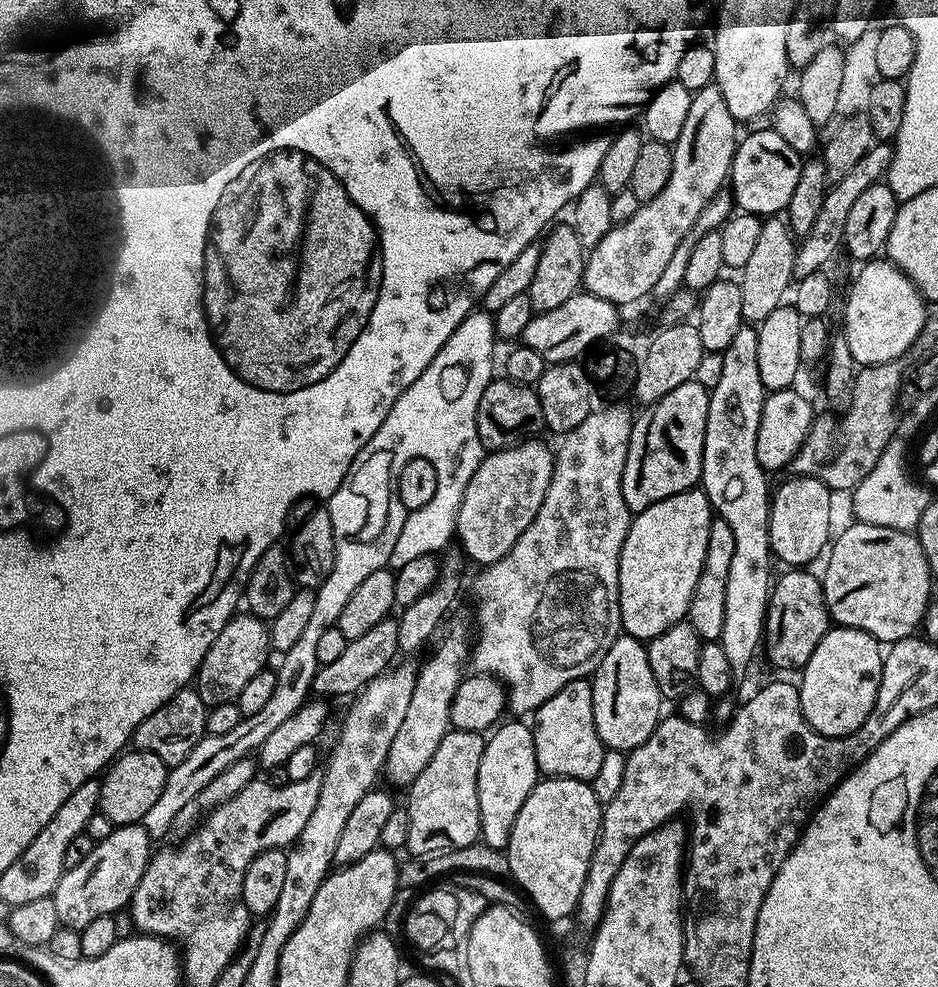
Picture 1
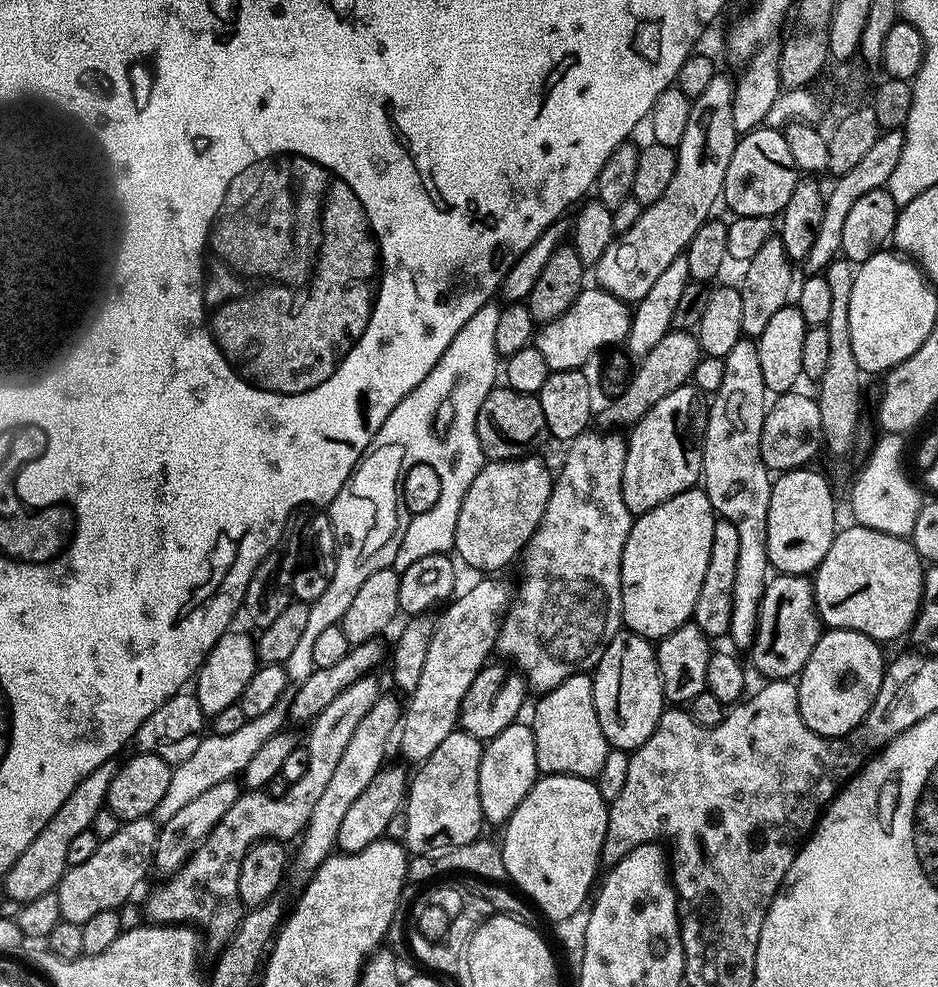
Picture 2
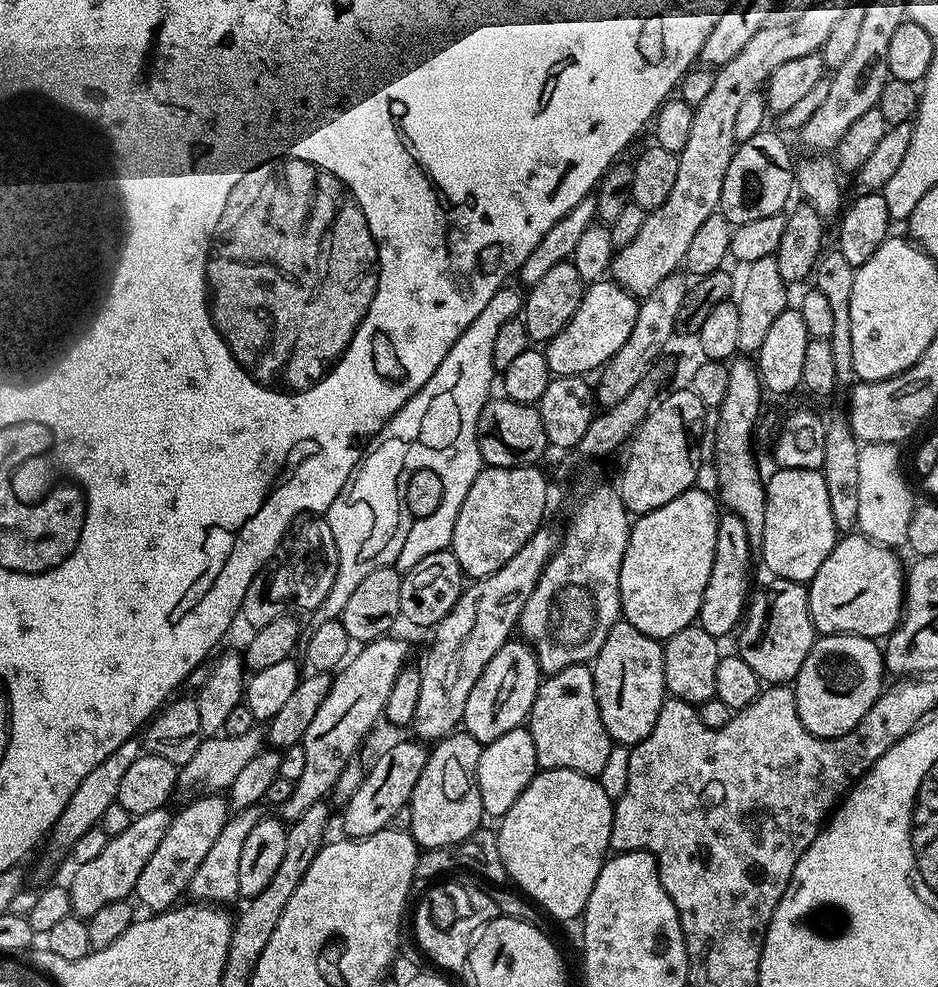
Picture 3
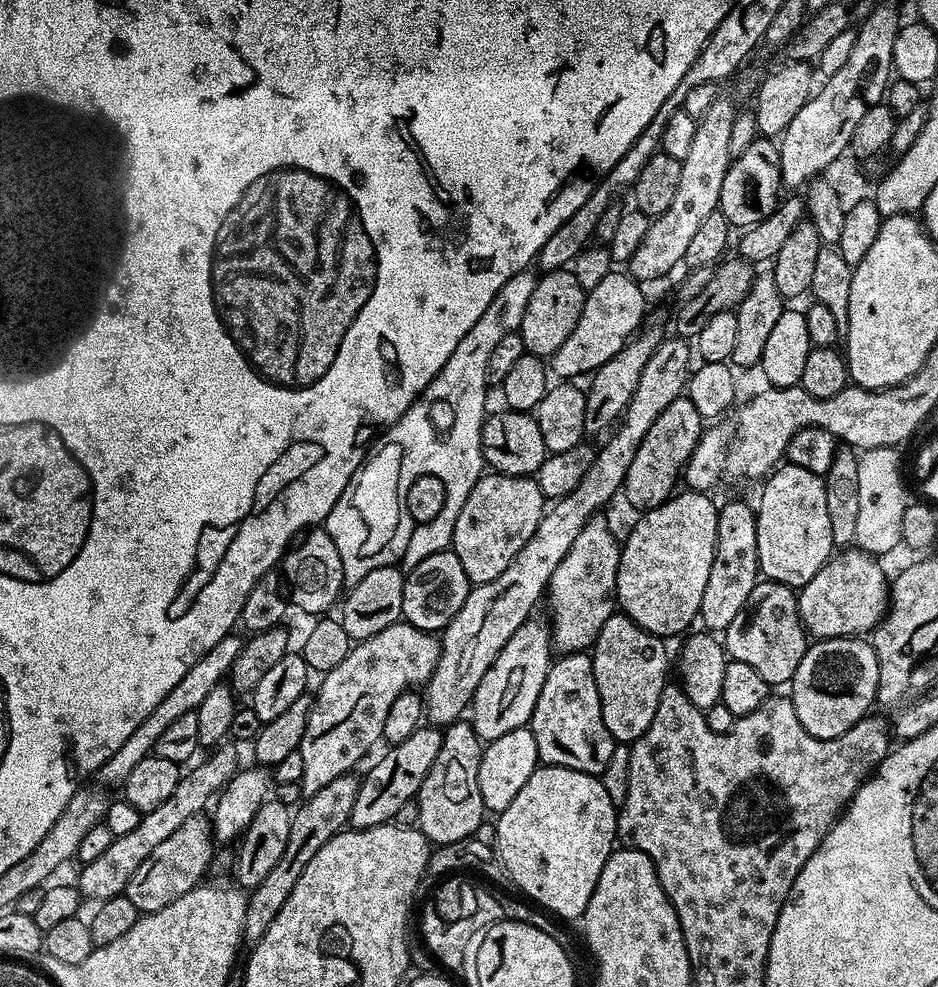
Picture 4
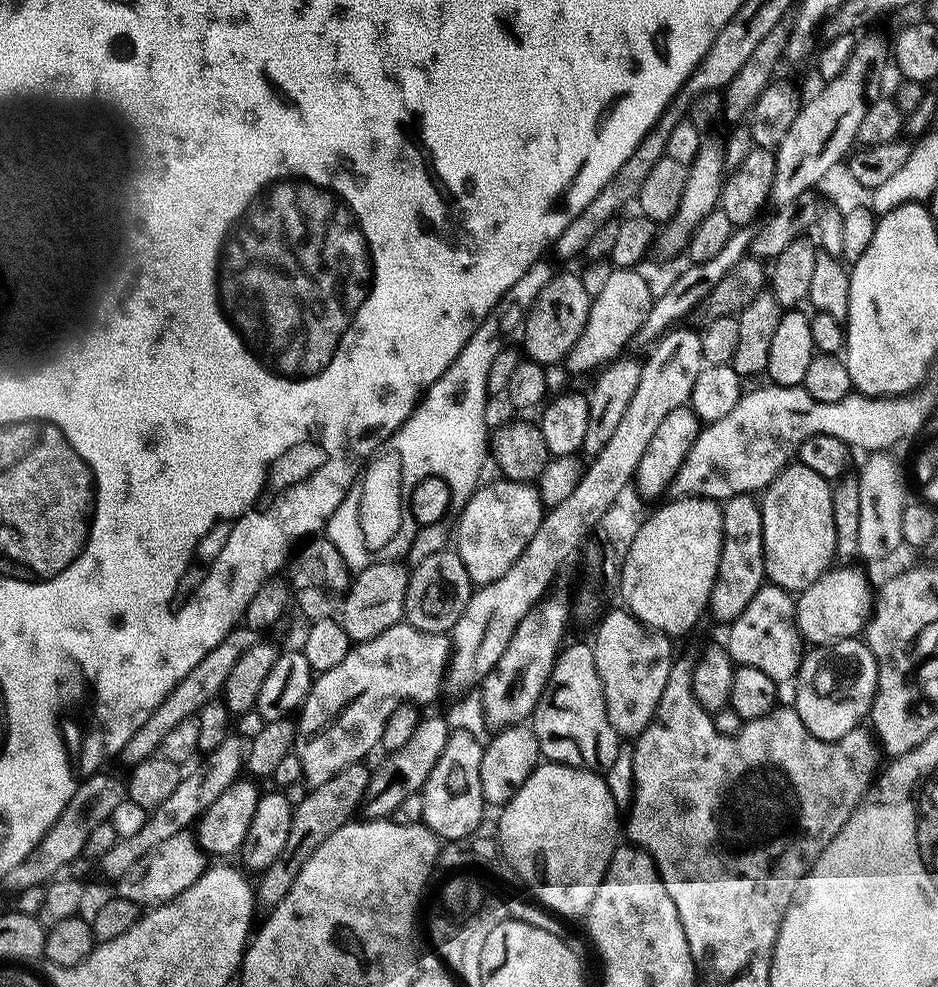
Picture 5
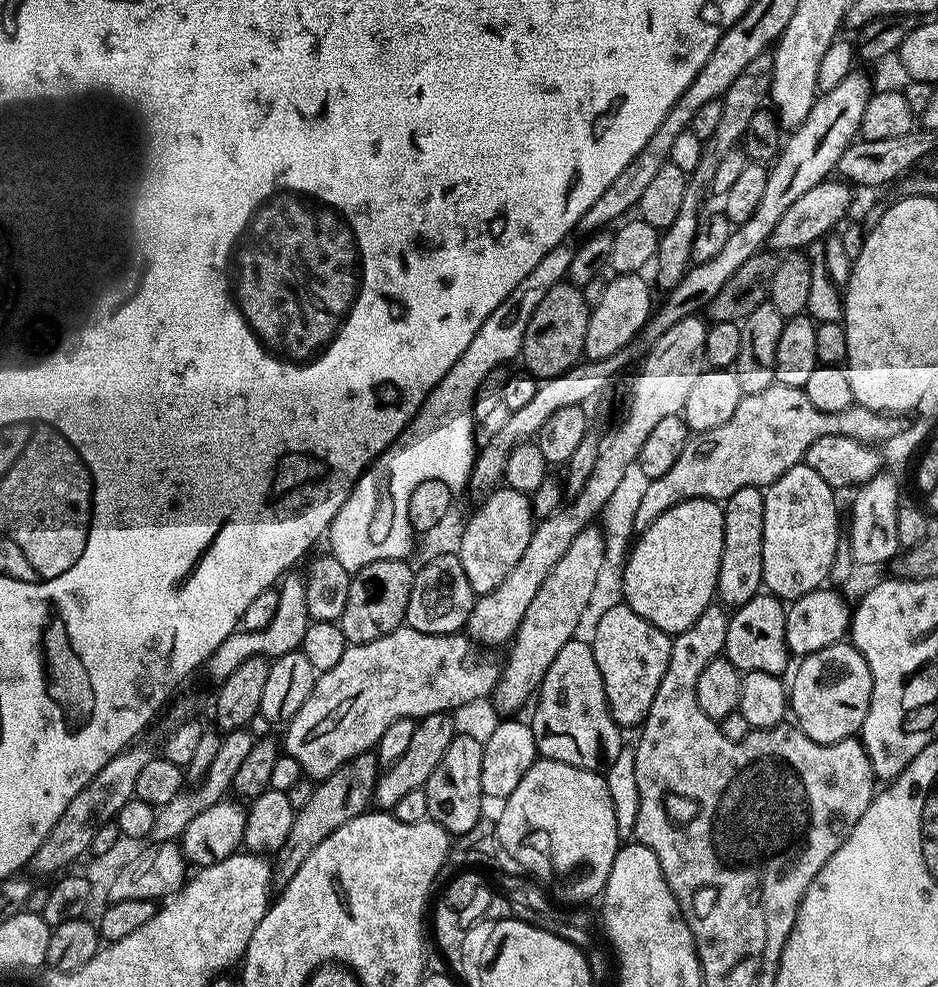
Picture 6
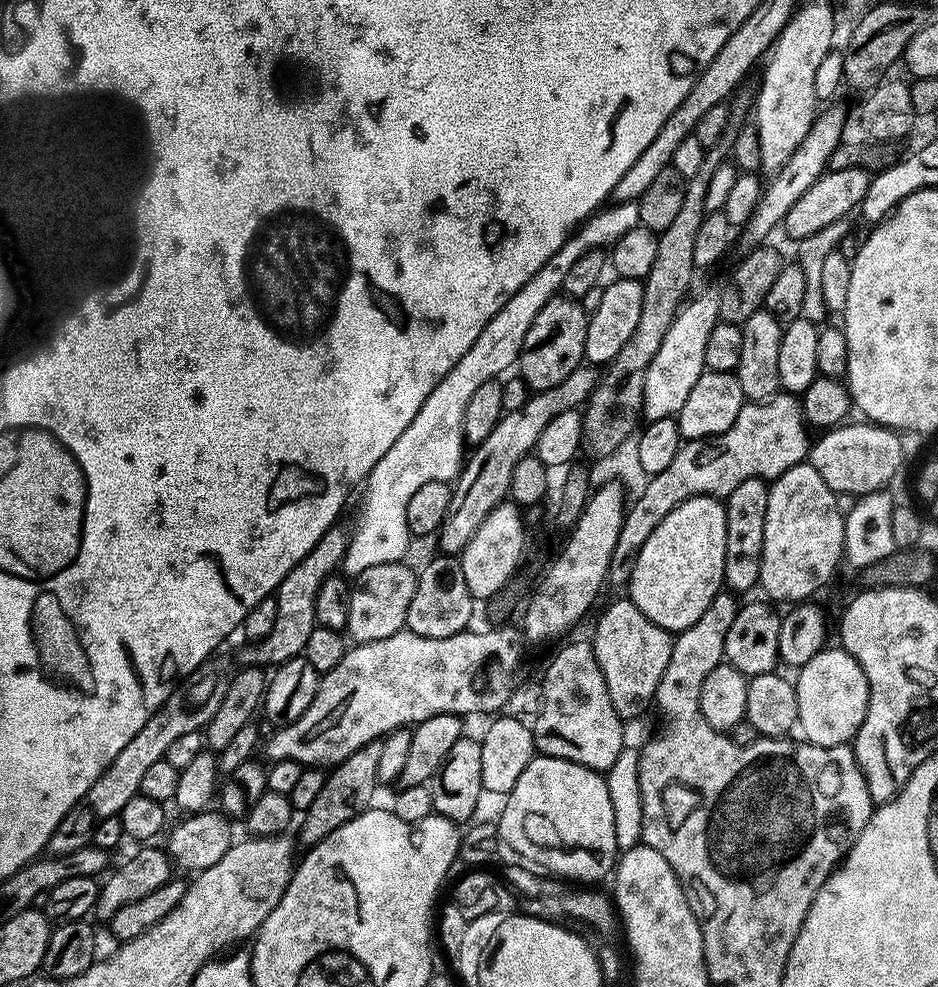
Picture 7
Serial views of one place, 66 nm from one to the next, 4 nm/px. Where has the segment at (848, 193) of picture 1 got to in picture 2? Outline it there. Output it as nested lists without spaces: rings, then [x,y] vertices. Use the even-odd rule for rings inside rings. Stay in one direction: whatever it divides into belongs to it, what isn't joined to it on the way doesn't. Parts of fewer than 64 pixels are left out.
[[[881,131],[880,137],[874,142],[874,146],[870,146],[870,151],[851,170],[846,170],[846,174],[835,177],[834,183],[836,185],[832,189],[829,187],[826,192],[822,226],[818,226],[818,238],[814,238],[813,249],[802,261],[802,268],[805,268],[803,270],[805,273],[823,273],[824,269],[830,266],[830,262],[841,255],[842,229],[854,202],[858,202],[858,198],[862,198],[862,194],[870,194],[870,190],[878,190],[887,185],[890,174],[894,174],[894,170],[898,166],[898,158],[902,158],[903,145],[903,131]]]

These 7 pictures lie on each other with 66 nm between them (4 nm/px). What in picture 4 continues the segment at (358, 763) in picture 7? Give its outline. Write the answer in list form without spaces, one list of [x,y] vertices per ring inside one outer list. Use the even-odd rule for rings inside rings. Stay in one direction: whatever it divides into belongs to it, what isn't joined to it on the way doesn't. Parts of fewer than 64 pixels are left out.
[[[345,774],[334,778],[334,782],[322,786],[322,790],[318,790],[318,794],[307,797],[292,812],[290,839],[286,841],[286,850],[282,854],[281,860],[271,868],[270,874],[263,882],[258,882],[258,886],[247,893],[248,905],[244,919],[243,938],[245,945],[257,944],[262,938],[262,934],[266,934],[266,930],[270,930],[270,922],[274,922],[274,918],[278,918],[278,910],[282,910],[286,898],[290,898],[290,893],[294,891],[294,885],[298,883],[298,878],[302,878],[302,870],[306,870],[306,866],[310,866],[310,858],[314,858],[314,854],[318,854],[318,850],[322,850],[322,846],[326,846],[326,842],[330,842],[330,838],[345,831],[346,825],[352,819],[354,798],[358,798],[360,781],[361,777],[356,774]]]

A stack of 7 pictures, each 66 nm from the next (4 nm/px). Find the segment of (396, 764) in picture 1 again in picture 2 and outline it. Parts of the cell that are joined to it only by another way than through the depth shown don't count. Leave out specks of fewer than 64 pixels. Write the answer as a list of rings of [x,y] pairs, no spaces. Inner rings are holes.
[[[480,578],[473,588],[461,591],[443,609],[444,617],[439,617],[432,645],[426,652],[422,678],[418,678],[418,686],[410,693],[408,709],[405,707],[402,712],[398,740],[400,736],[405,761],[428,760],[443,740],[457,731],[462,702],[476,675],[489,663],[488,655],[493,655],[496,647],[502,617],[514,599],[513,585],[511,588],[506,581],[496,579],[500,578]]]

